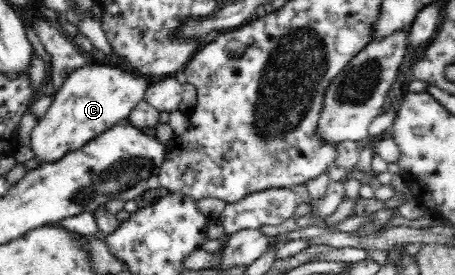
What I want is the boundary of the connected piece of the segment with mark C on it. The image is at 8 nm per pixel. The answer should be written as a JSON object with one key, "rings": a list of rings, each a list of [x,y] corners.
{"rings":[[[89,62],[76,69],[69,74],[59,91],[53,93],[49,109],[31,131],[30,150],[33,151],[33,158],[43,166],[81,149],[90,139],[107,131],[113,123],[128,117],[135,105],[144,99],[145,90],[152,82],[153,80],[128,70],[125,65]]]}

